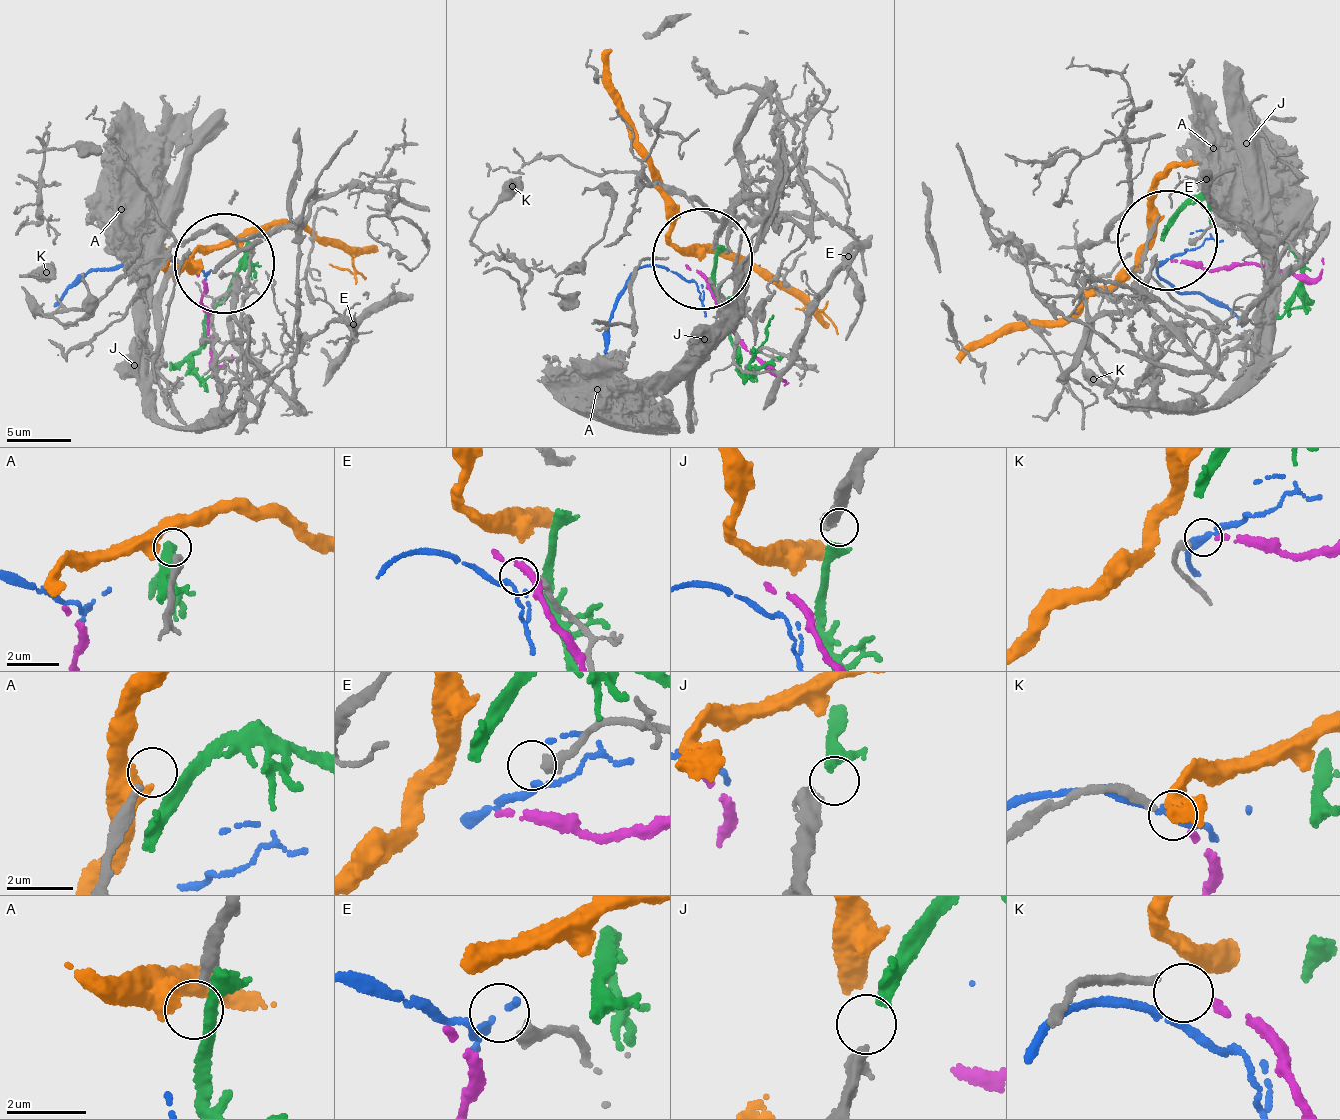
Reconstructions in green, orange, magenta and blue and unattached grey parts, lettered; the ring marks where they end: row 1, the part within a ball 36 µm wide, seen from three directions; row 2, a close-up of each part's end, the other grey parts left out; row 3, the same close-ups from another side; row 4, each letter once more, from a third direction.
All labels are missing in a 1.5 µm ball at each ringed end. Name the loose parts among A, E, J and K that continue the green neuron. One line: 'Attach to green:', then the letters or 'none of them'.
Attach to green: J

